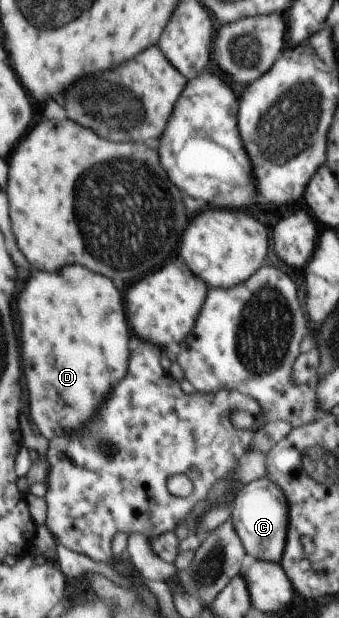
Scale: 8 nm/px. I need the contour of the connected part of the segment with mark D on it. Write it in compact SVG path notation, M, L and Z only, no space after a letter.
M72 264L58 272L34 270L22 286L16 298L16 310L20 320L20 358L22 372L28 388L28 410L30 420L38 426L46 440L58 438L62 430L78 428L82 422L96 416L98 402L114 382L126 376L128 362L128 324L124 316L124 306L118 288L92 270Z

